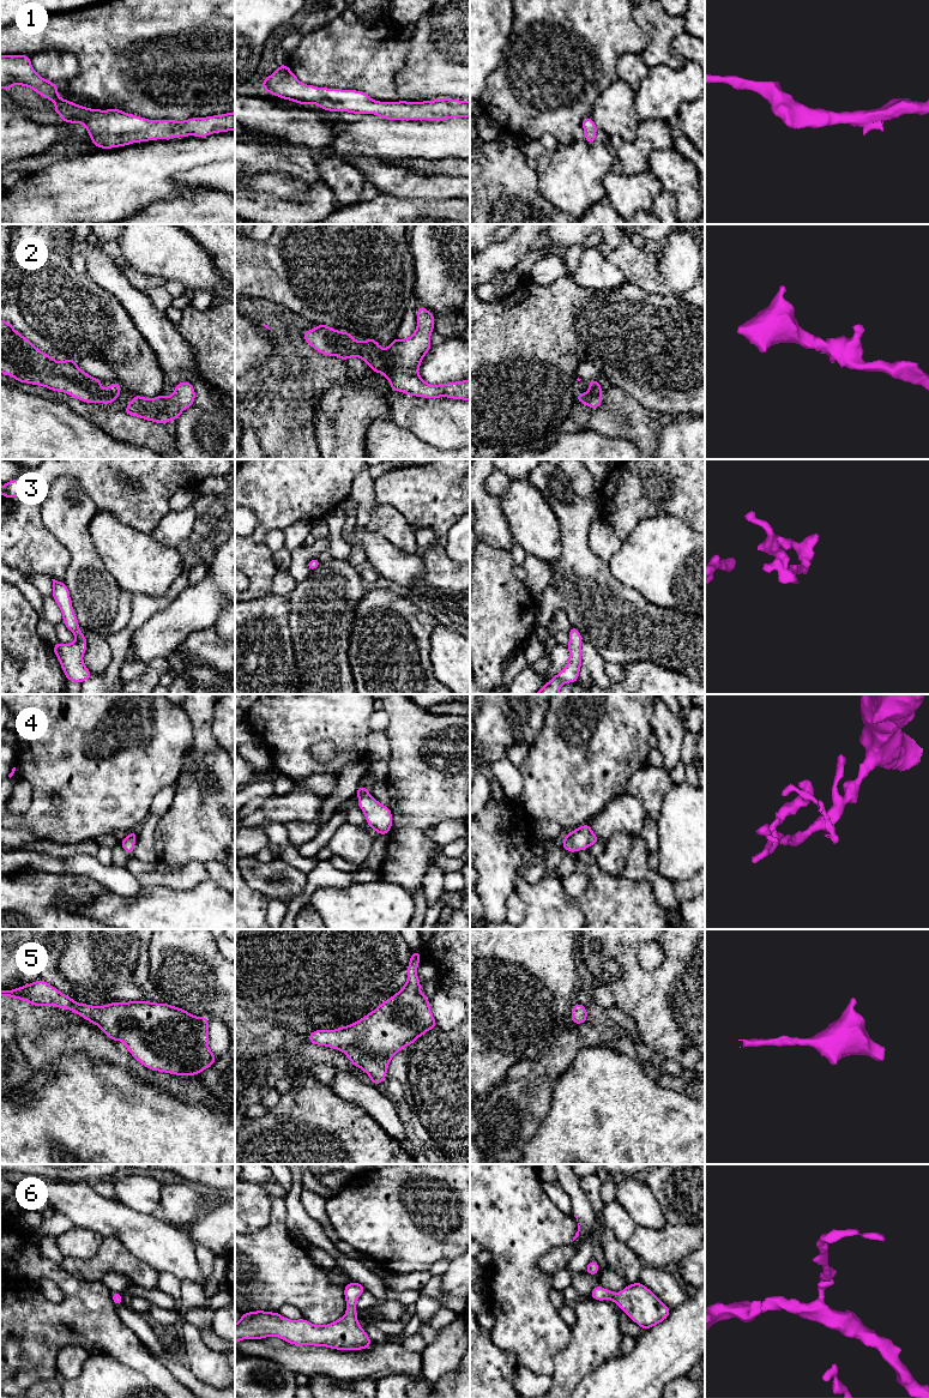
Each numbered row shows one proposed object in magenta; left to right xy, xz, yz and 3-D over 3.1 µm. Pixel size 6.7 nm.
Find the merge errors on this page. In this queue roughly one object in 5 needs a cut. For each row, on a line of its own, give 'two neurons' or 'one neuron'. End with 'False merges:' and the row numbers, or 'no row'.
1: one neuron
2: one neuron
3: one neuron
4: one neuron
5: one neuron
6: one neuron
False merges: no row

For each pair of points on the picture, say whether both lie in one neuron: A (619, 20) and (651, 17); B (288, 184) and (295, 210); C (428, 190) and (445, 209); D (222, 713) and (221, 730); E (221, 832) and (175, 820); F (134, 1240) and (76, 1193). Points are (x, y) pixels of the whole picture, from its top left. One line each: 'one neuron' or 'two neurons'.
A: two neurons
B: two neurons
C: two neurons
D: one neuron
E: one neuron
F: one neuron

